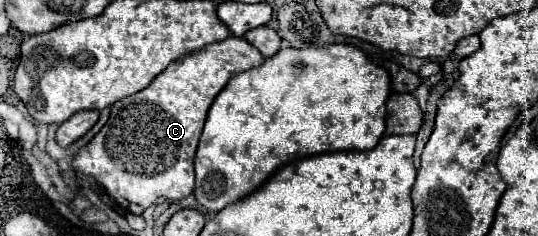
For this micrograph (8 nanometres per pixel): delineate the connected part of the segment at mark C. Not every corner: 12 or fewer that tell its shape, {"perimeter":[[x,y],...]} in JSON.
{"perimeter":[[228,36],[112,104],[74,168],[130,214],[194,192],[208,108],[264,56]]}

